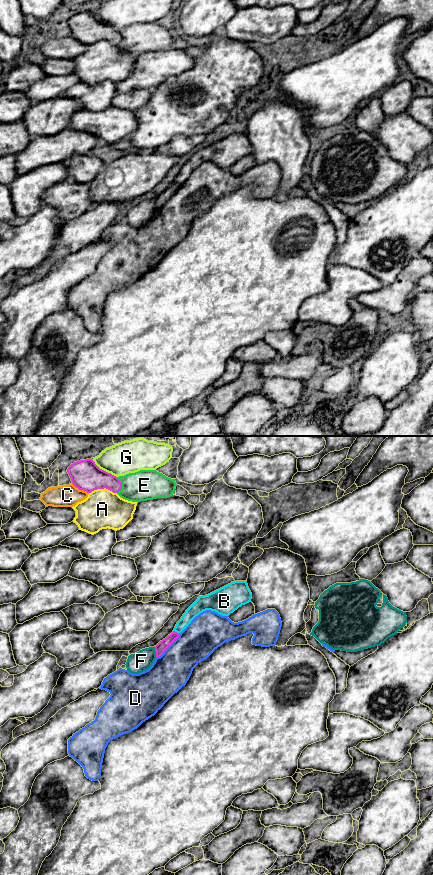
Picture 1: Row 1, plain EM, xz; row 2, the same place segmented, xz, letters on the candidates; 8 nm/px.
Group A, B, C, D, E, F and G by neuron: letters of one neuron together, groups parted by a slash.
A / B / C / D / E / F / G

